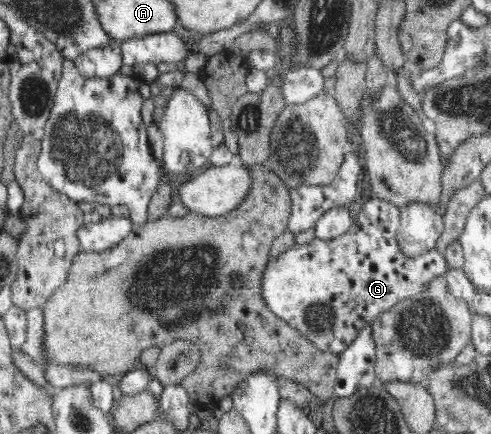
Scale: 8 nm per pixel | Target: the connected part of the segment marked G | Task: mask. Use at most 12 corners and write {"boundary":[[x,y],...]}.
{"boundary":[[393,203],[269,258],[266,307],[320,351],[450,272]]}

